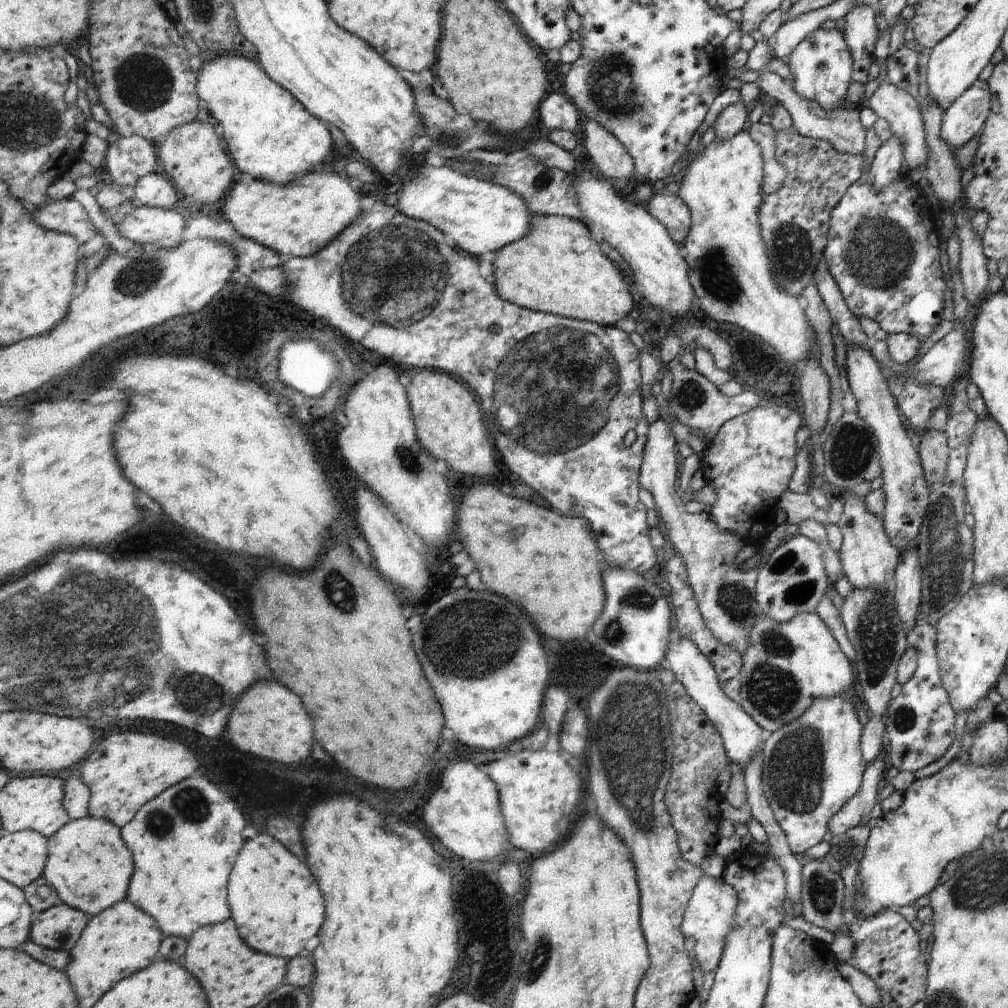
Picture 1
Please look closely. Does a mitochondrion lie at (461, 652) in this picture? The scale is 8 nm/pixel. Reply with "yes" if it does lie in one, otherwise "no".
yes

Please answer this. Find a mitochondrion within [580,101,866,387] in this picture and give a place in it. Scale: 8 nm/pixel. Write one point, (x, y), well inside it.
(792, 248)

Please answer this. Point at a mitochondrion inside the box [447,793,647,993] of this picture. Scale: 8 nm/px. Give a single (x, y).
(543, 952)

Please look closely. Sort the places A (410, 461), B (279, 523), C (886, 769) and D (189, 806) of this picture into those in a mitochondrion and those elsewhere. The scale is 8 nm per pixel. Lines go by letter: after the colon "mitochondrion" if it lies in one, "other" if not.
A: mitochondrion
B: other
C: other
D: mitochondrion

